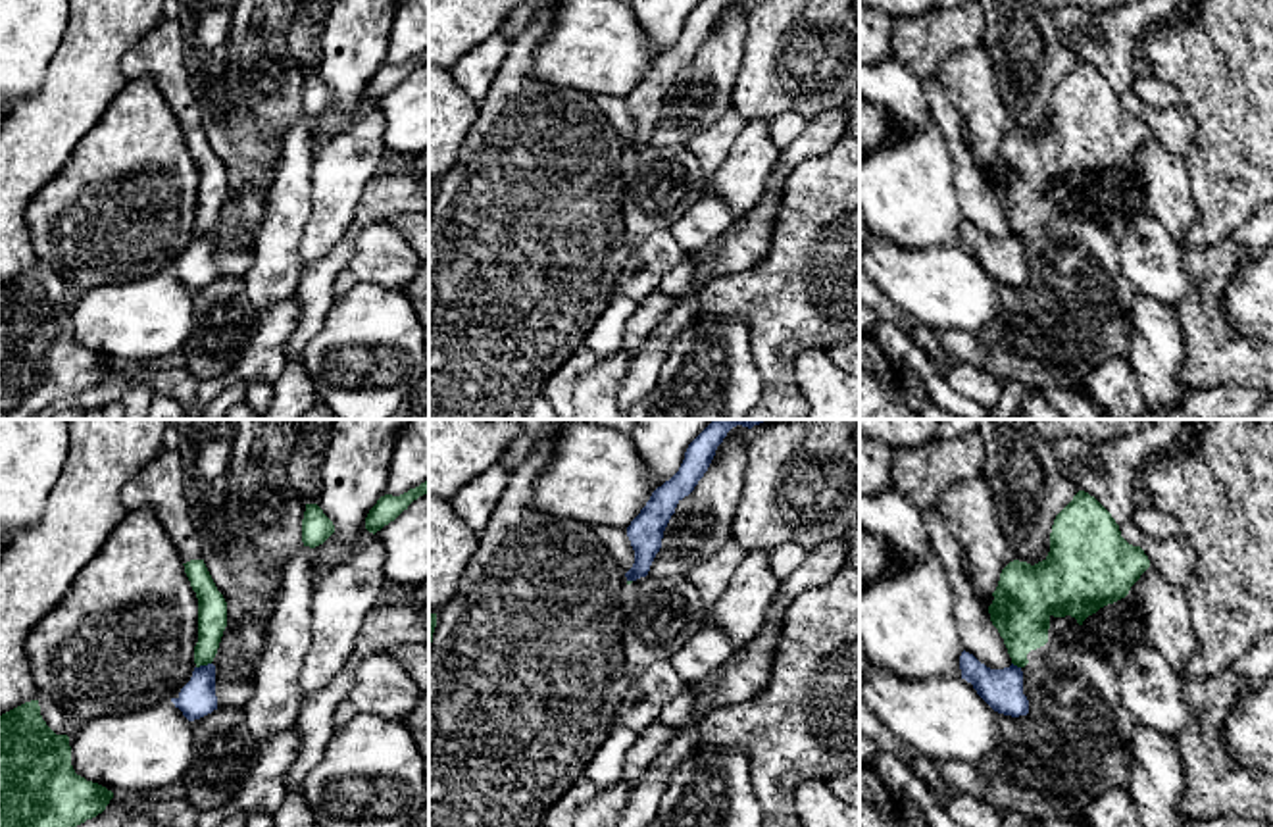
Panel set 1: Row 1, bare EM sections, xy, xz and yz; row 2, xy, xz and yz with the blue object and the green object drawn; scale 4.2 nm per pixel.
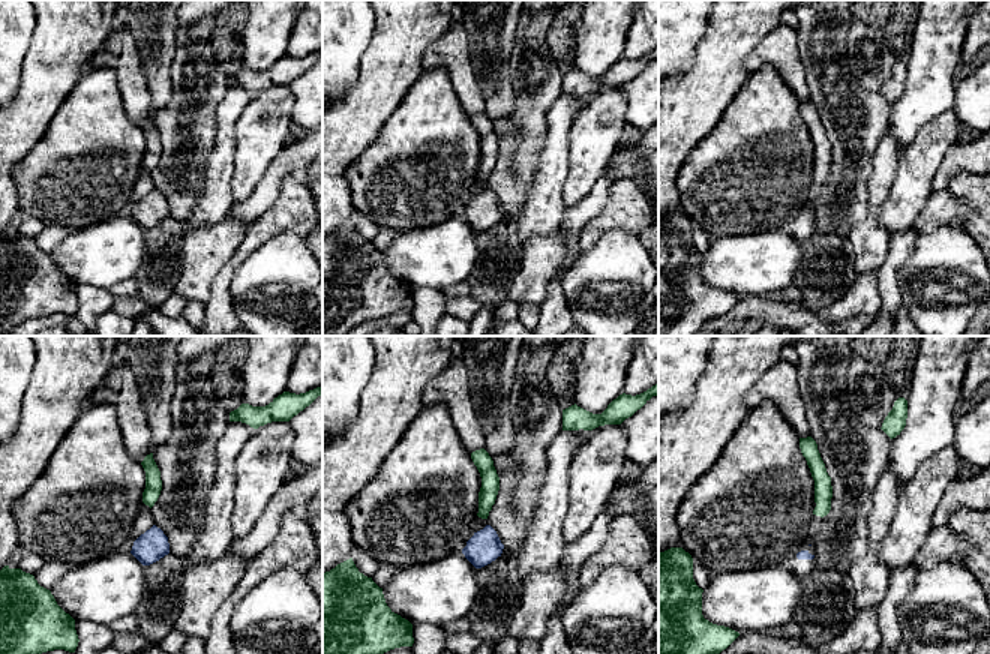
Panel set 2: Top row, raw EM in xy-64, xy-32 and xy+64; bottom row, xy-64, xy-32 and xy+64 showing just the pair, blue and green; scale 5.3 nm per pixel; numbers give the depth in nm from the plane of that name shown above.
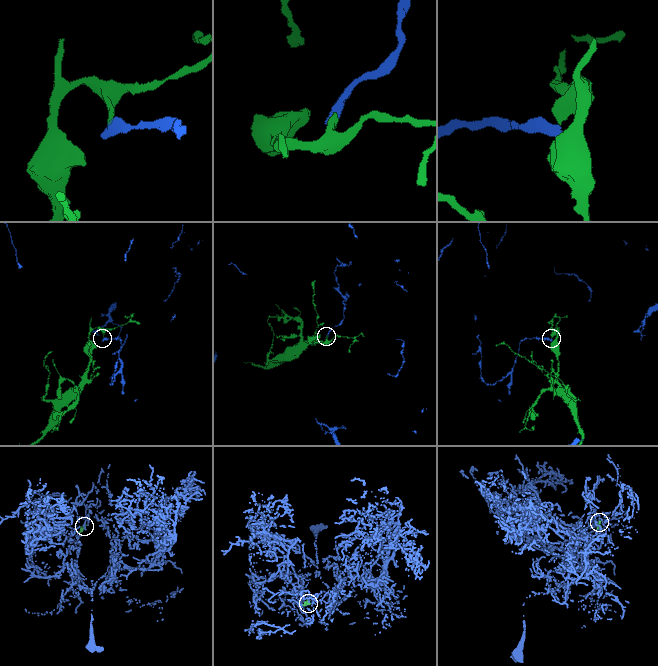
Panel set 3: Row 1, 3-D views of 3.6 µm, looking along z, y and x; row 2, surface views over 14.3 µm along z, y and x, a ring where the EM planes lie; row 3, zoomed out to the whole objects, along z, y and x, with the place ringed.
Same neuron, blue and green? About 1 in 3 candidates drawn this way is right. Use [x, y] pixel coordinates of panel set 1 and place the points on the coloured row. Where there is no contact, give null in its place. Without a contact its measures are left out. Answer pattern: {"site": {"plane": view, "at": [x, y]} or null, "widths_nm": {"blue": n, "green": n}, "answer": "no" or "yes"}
{"site": {"plane": "xy", "at": [202, 666]}, "widths_nm": {"blue": 160, "green": 130}, "answer": "no"}

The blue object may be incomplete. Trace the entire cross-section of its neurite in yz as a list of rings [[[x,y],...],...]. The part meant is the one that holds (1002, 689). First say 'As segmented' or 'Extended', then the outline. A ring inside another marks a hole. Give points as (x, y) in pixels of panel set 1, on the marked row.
As segmented. [[[973,654],[960,656],[961,679],[973,685],[977,694],[998,714],[1019,717],[1029,714],[1029,700],[1023,694],[1023,671],[1017,665],[990,669]]]

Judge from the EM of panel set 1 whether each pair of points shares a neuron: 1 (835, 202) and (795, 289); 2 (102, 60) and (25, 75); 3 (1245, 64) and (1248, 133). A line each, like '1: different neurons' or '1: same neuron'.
1: same neuron
2: different neurons
3: same neuron

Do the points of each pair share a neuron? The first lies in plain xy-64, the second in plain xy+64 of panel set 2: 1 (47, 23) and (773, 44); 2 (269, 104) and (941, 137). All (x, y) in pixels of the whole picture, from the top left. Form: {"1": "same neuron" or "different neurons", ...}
{"1": "different neurons", "2": "same neuron"}

